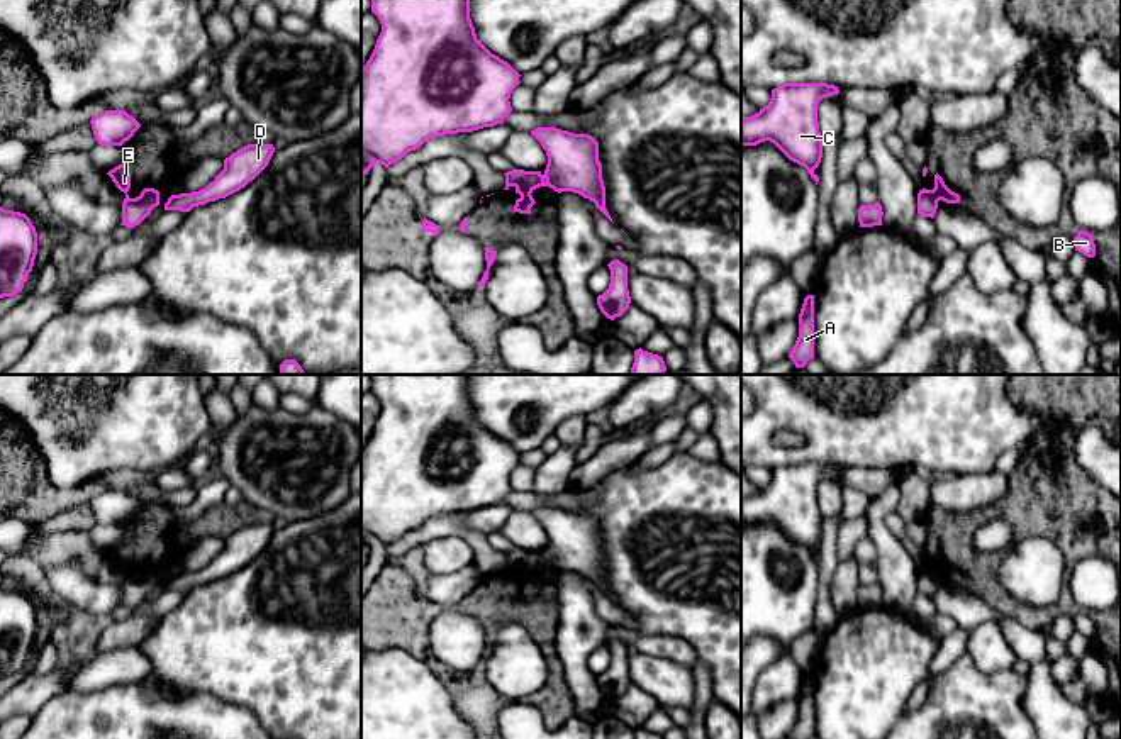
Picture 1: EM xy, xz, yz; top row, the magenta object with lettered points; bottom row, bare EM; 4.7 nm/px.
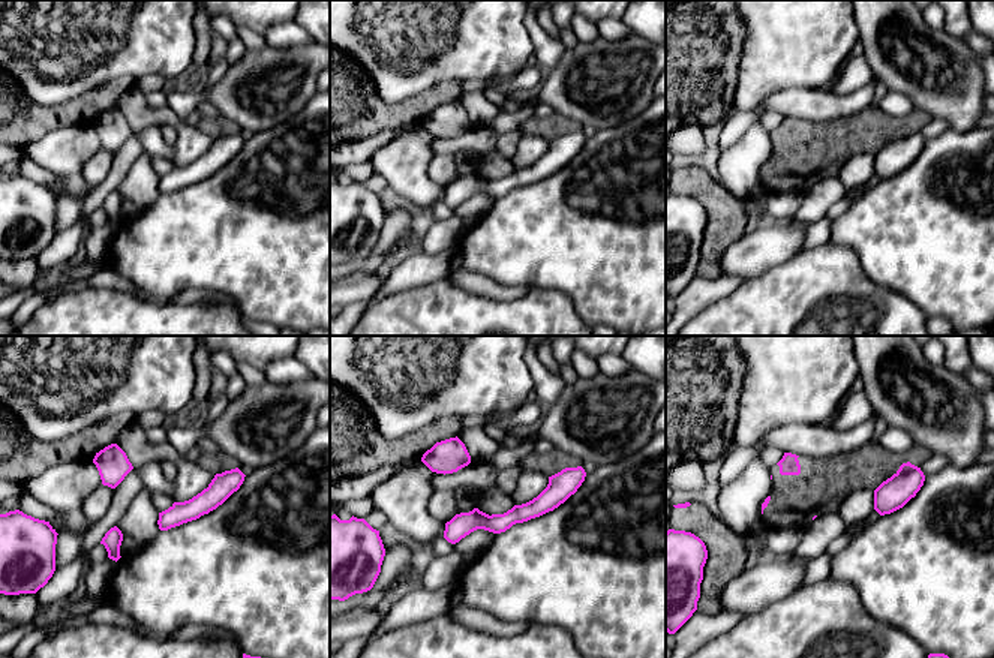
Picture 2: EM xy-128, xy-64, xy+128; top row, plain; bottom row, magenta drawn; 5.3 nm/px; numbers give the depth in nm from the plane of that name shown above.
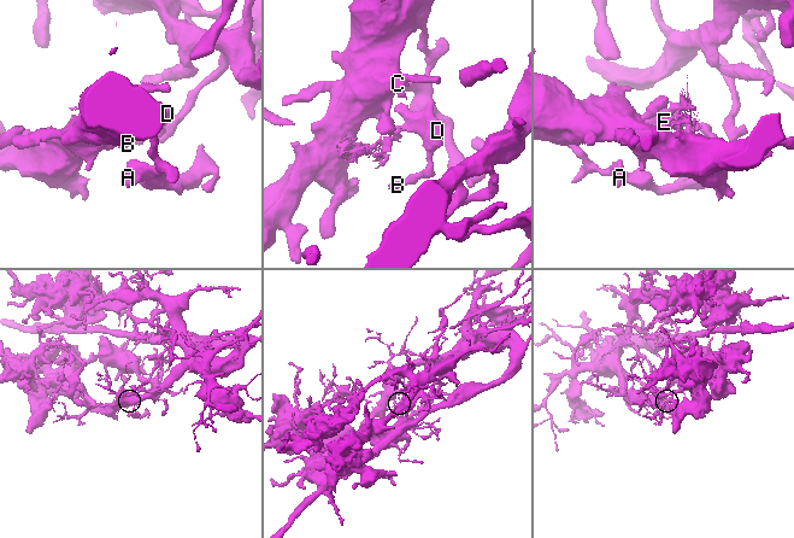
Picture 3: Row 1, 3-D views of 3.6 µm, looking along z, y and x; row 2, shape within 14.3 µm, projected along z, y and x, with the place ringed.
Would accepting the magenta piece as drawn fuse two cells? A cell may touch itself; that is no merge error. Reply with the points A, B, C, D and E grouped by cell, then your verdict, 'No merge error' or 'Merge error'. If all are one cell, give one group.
Groups: A B C D / E. Merge error

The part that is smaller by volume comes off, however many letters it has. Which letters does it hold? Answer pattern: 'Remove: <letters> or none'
Remove: E

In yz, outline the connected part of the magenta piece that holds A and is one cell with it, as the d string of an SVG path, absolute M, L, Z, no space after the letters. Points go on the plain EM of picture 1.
M814 675L804 678L799 693L799 717L789 734L790 739L814 737Z

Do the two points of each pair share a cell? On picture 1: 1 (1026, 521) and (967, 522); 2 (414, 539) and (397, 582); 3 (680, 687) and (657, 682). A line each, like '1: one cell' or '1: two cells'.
1: one cell
2: two cells
3: one cell

